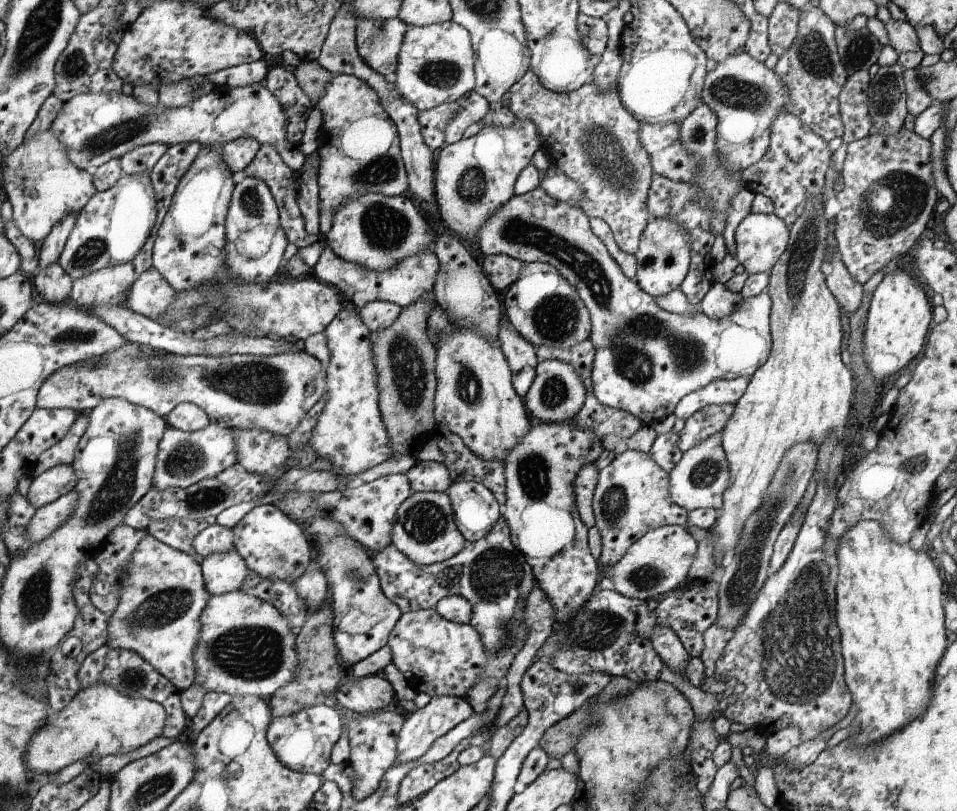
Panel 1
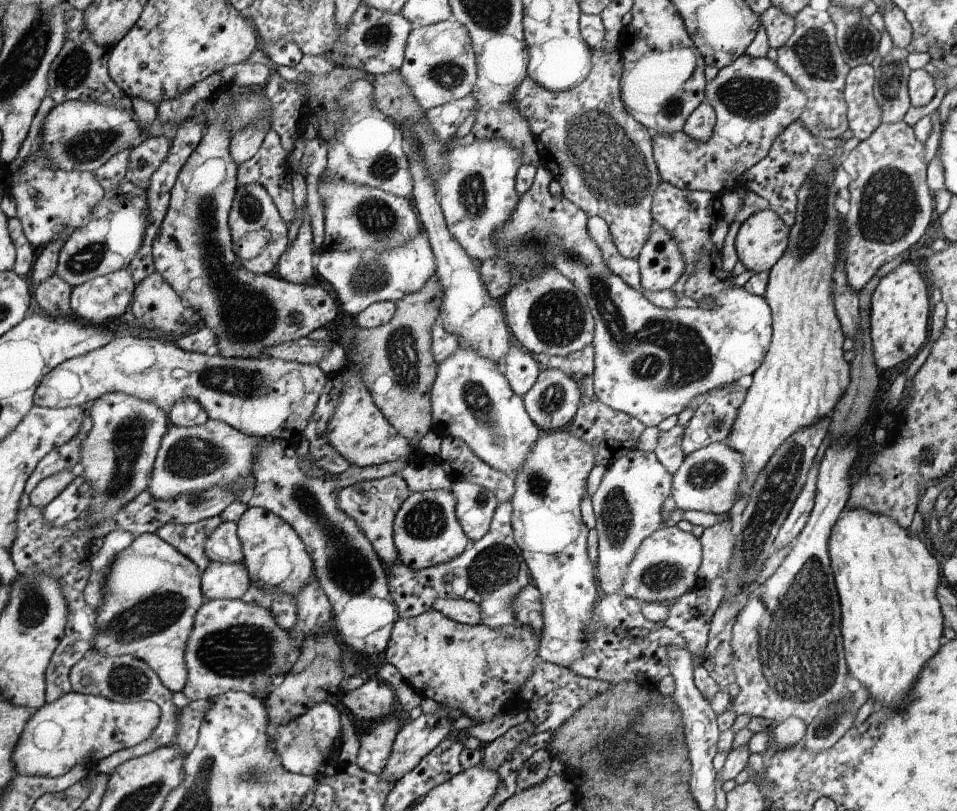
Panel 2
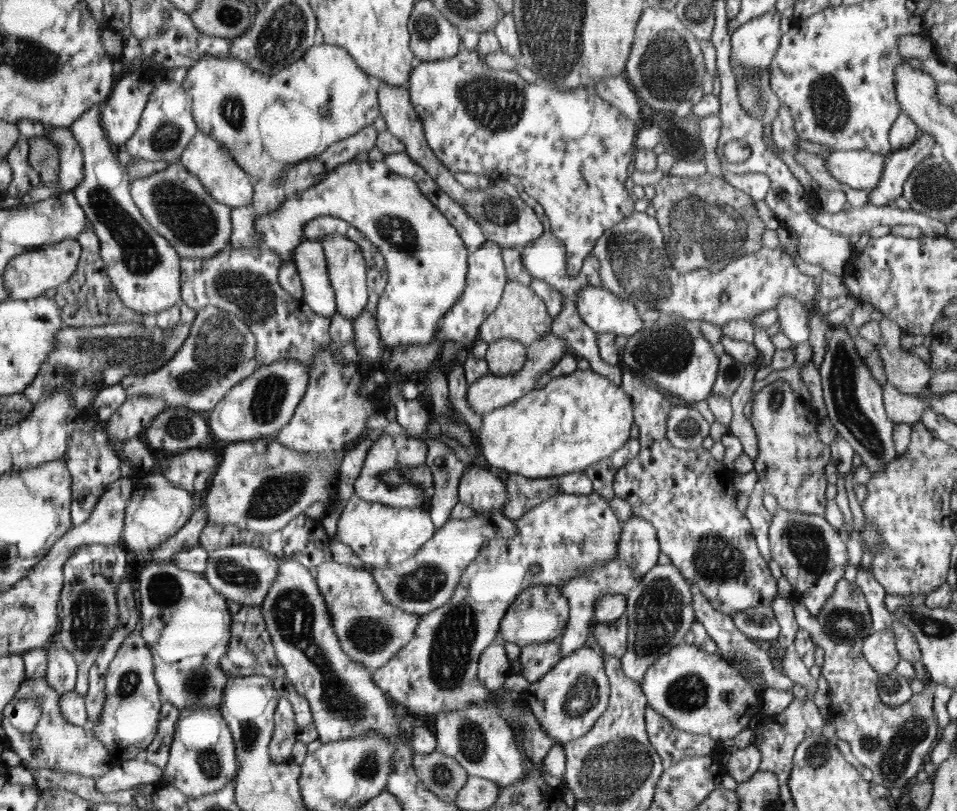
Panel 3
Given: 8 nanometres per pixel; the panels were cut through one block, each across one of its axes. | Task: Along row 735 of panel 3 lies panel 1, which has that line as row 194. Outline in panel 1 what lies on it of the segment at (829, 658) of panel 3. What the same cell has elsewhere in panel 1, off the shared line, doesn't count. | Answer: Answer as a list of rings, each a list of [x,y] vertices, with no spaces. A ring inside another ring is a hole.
[[[903,127],[896,136],[880,136],[878,132],[870,132],[866,138],[848,143],[846,148],[847,155],[840,173],[844,178],[844,189],[836,194],[842,210],[835,216],[835,236],[846,270],[856,282],[866,284],[892,260],[904,257],[926,229],[939,199],[932,176],[932,142]]]

